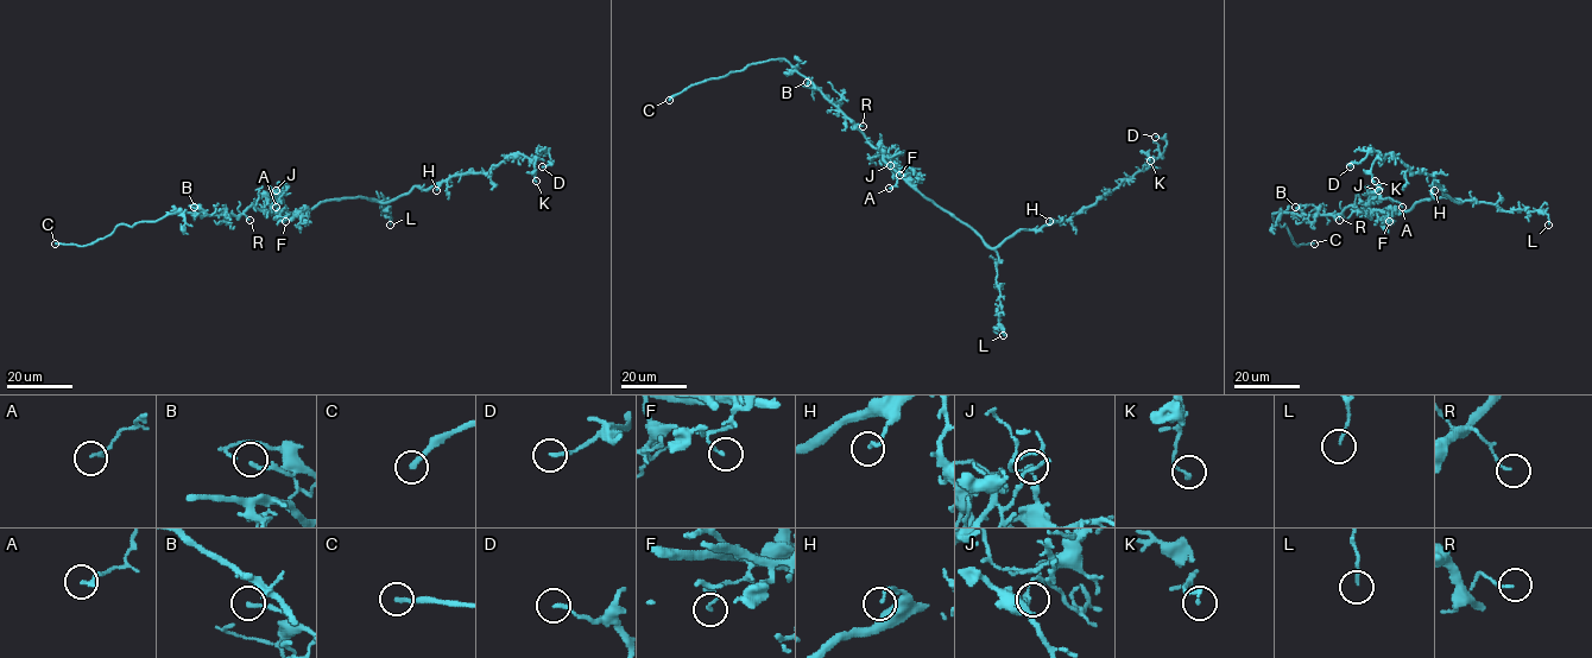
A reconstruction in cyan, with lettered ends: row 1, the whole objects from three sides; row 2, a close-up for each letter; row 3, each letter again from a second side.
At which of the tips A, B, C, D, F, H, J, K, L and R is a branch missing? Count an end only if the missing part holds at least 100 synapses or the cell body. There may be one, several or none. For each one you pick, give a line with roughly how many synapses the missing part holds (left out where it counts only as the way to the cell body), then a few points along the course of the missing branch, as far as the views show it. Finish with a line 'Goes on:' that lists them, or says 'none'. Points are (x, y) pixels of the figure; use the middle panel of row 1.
C: course (669, 100), (659, 106), (657, 115), (648, 125), (635, 125)
Goes on: C

